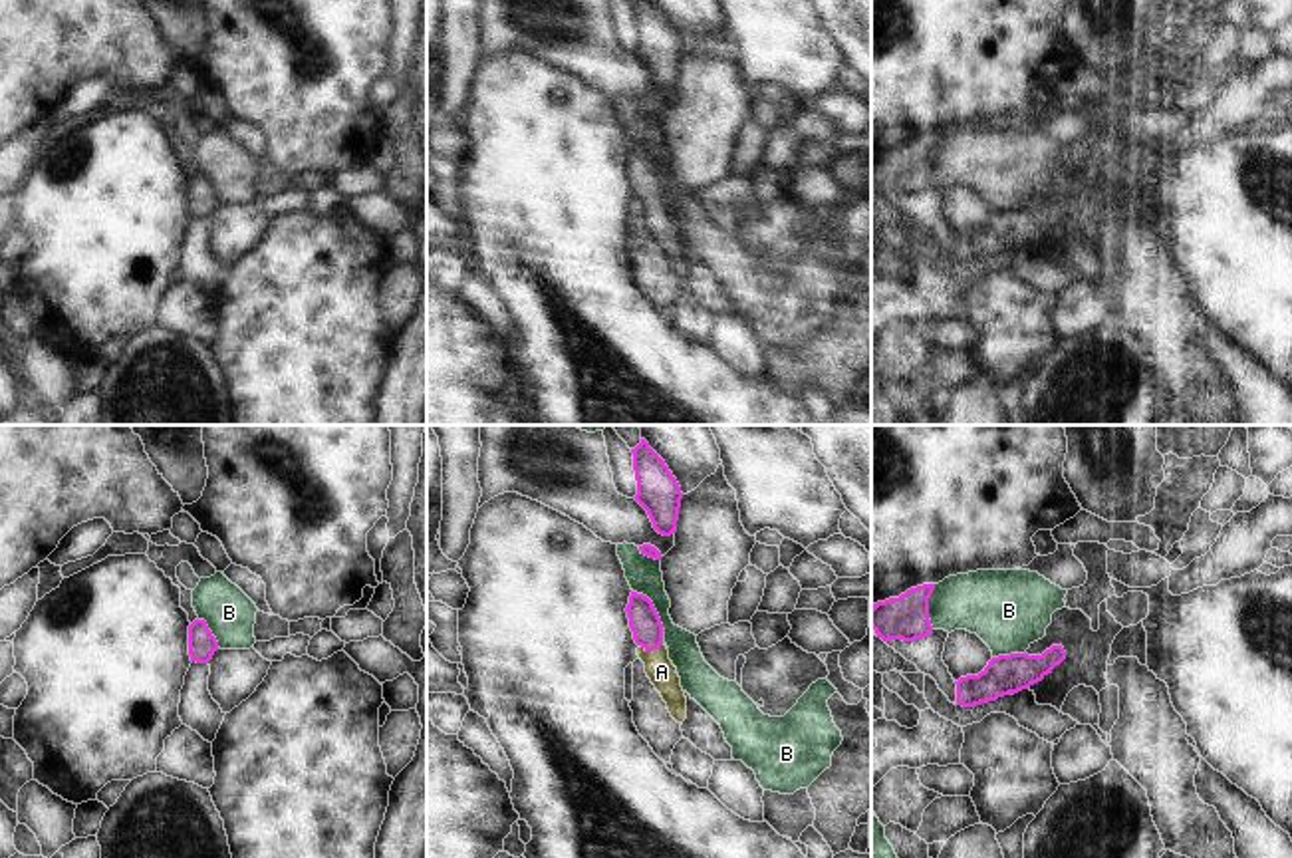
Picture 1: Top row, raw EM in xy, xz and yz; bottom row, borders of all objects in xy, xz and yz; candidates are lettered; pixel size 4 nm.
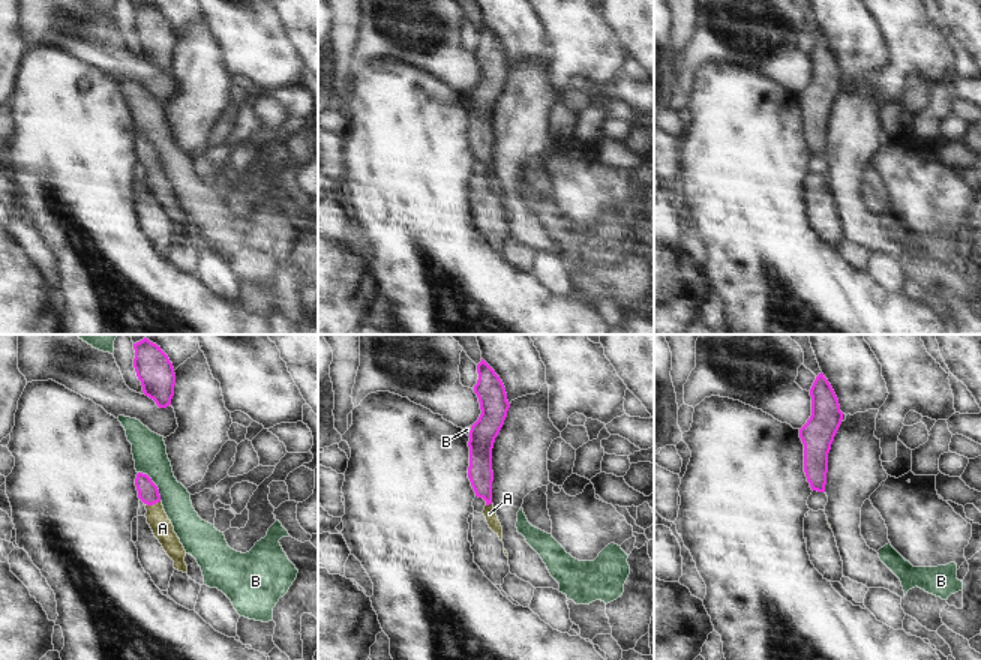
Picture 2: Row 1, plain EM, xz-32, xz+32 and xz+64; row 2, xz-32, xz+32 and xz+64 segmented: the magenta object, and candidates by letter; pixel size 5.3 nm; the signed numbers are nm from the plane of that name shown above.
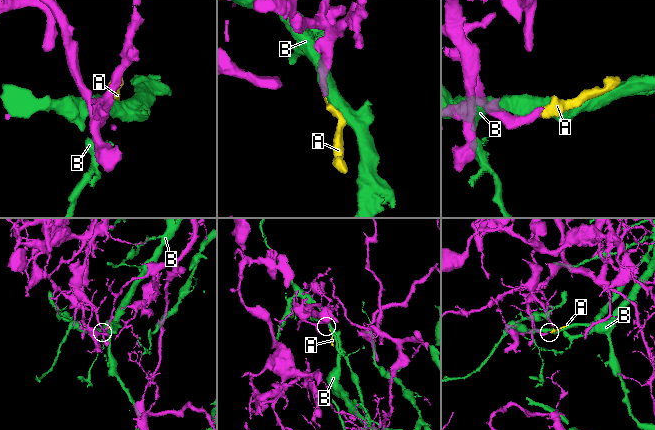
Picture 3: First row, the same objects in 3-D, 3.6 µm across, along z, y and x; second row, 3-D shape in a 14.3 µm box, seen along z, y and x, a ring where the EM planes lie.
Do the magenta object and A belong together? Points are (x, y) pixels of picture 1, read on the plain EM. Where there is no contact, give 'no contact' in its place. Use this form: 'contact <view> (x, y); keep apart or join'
contact xz (651, 205); join

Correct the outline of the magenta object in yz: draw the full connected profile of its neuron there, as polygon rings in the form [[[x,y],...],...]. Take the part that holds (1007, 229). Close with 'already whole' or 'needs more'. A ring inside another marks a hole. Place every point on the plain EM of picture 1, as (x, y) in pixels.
[[[1052,201],[1042,211],[1010,209],[998,211],[978,230],[961,232],[957,238],[957,260],[974,262],[1014,250],[1042,236],[1066,214],[1062,201]]] | already whole

